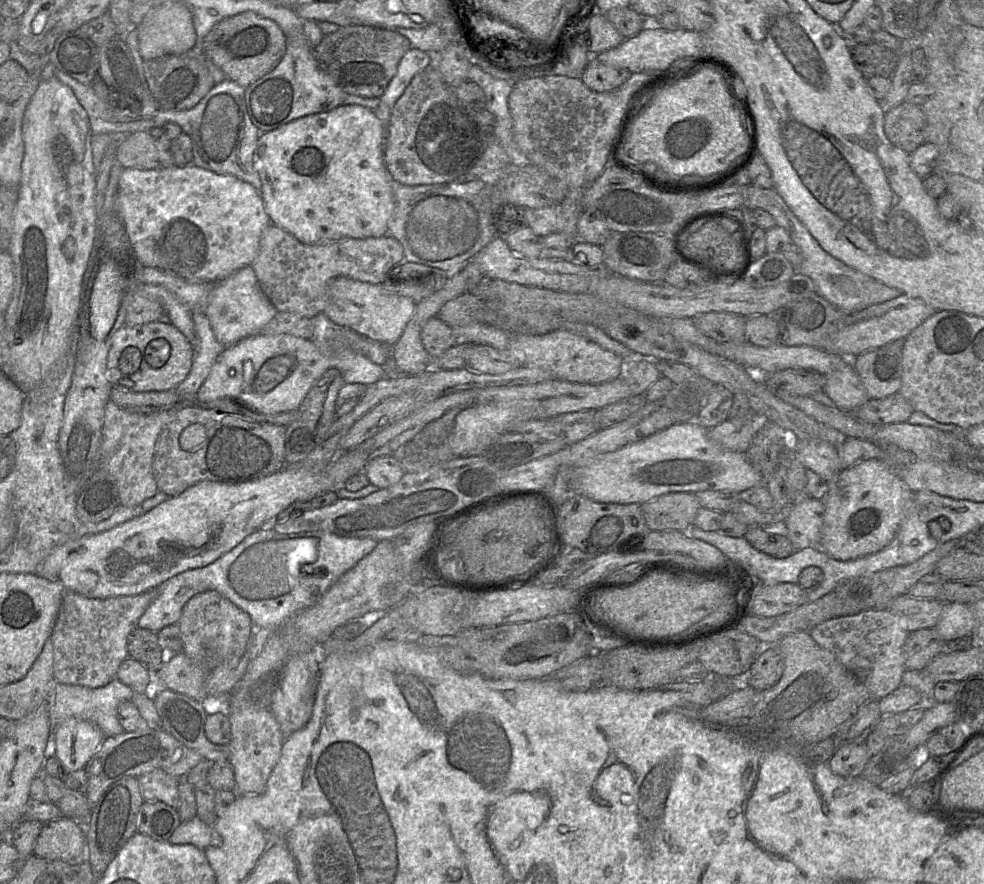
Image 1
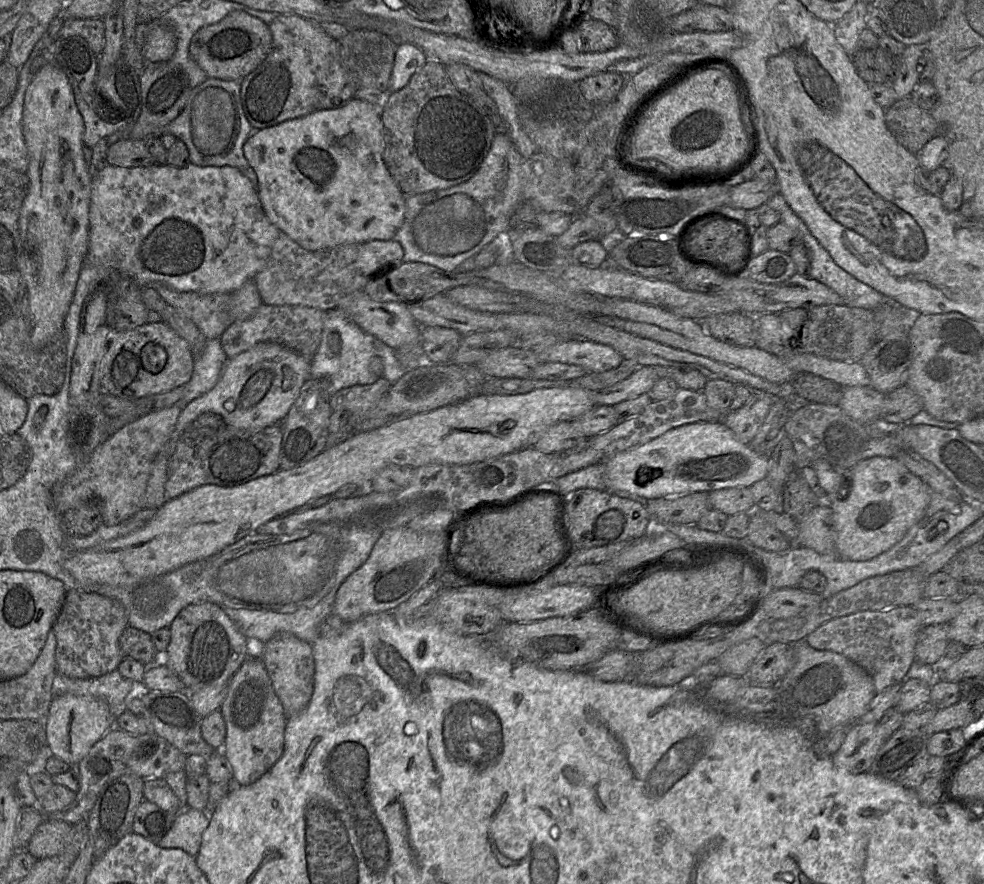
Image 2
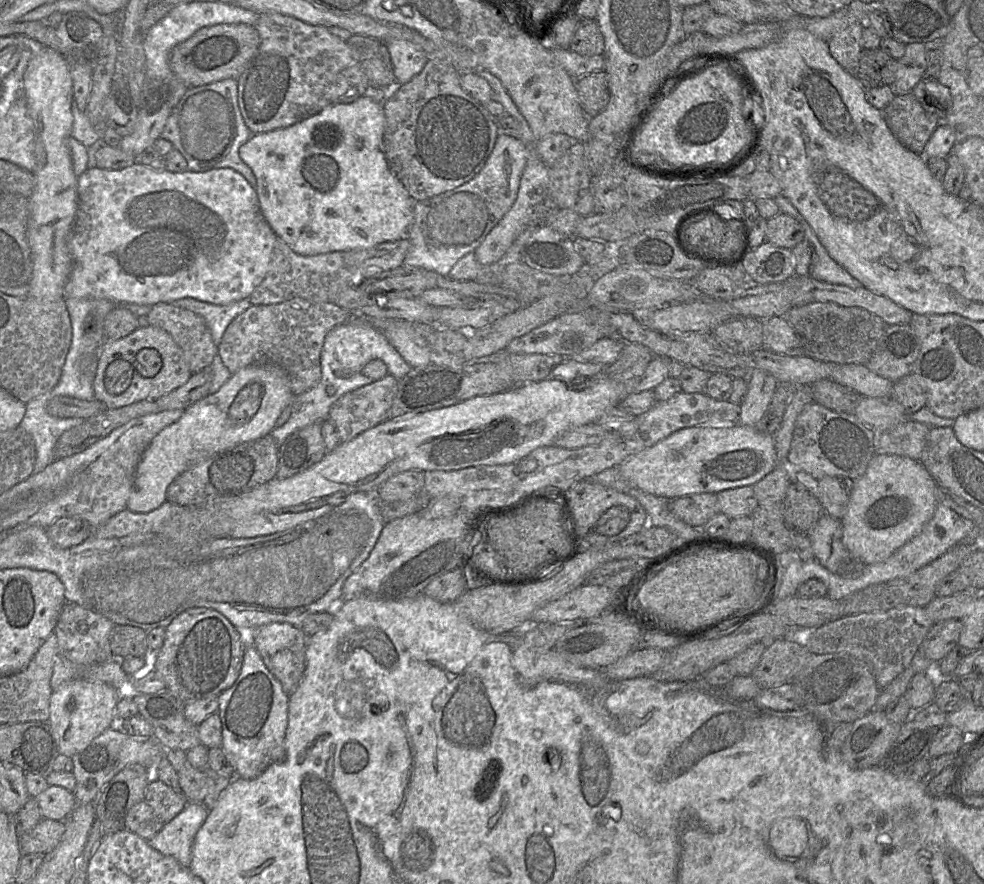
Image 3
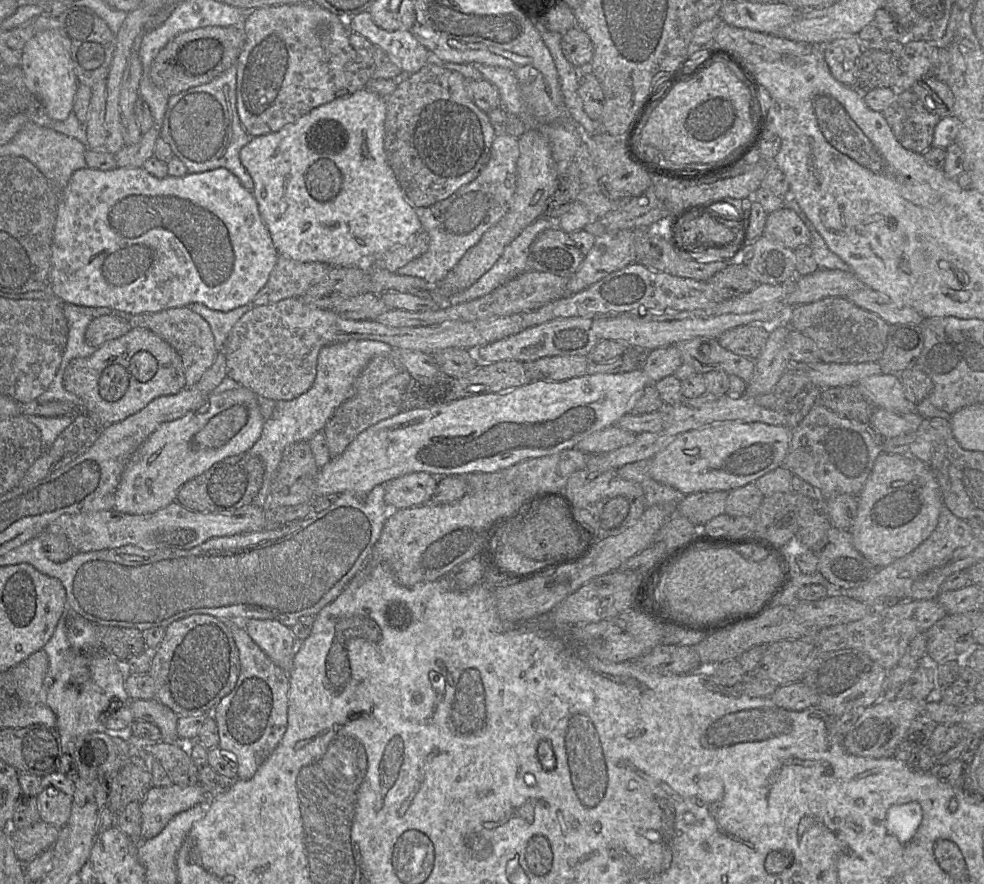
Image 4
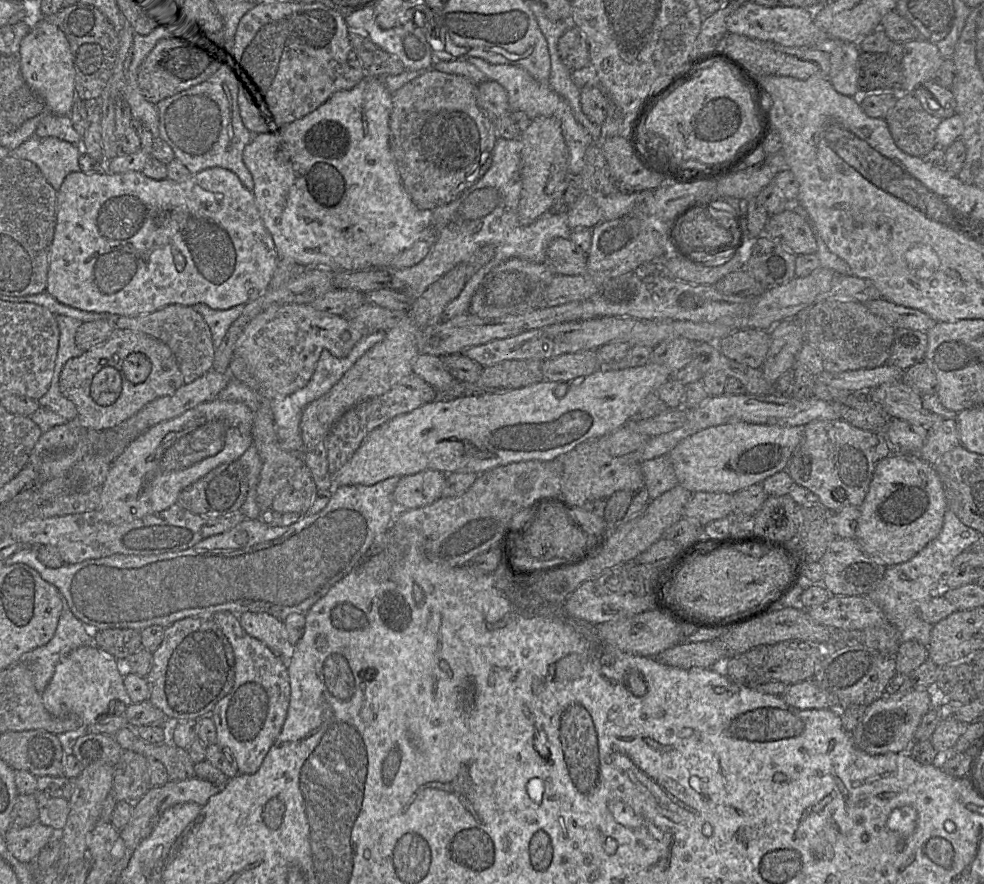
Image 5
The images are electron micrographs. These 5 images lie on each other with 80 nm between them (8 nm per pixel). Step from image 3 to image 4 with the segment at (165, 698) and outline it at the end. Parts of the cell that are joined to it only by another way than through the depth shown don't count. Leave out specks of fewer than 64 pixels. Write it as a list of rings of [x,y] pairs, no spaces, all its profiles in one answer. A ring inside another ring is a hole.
[[[156,698],[149,700],[130,700],[134,721],[146,721],[156,725],[161,731],[161,741],[171,744],[185,742],[178,735],[177,725],[179,717],[168,706]]]

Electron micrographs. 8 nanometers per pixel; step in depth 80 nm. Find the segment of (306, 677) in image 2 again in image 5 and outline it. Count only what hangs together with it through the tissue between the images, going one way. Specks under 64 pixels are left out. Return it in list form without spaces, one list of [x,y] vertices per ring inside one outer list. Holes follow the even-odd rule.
[[[252,612],[238,615],[238,620],[245,633],[264,643],[274,653],[287,661],[293,646],[289,644],[286,638],[283,621],[268,613]]]

